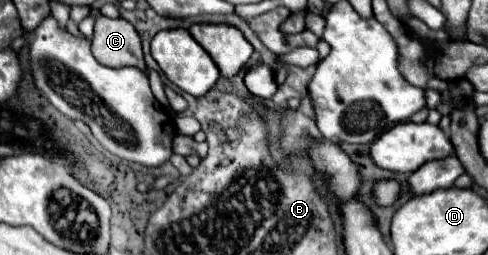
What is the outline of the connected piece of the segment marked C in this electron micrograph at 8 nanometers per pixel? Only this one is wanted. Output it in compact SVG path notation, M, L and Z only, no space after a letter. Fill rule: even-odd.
M100 16L96 20L92 36L92 54L98 62L112 68L136 66L146 70L140 36L124 18L112 20Z

